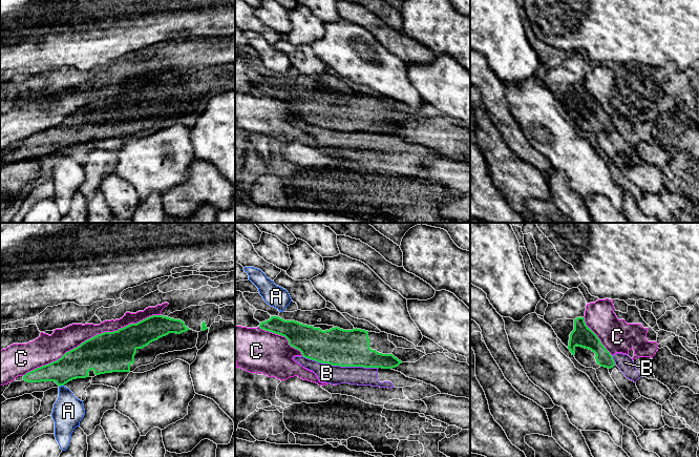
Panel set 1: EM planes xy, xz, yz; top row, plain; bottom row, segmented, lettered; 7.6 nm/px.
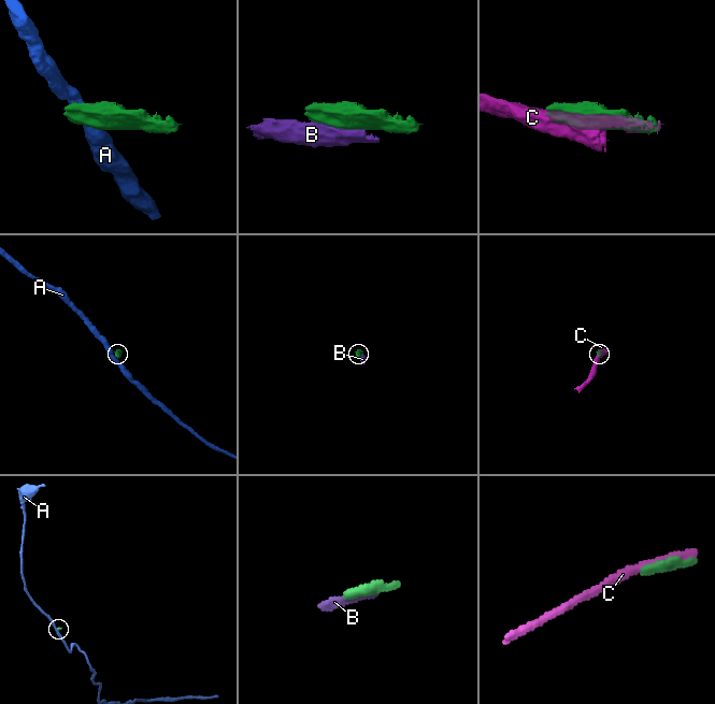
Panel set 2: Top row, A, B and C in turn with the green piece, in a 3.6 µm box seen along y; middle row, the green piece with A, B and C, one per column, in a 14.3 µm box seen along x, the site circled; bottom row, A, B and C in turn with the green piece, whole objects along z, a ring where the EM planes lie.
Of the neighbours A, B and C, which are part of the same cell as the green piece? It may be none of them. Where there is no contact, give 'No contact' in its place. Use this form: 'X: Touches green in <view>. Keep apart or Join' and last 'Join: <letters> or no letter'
A: Touches green in xy. Keep apart
B: Touches green in xz. Keep apart
C: Touches green in xy. Keep apart
Join: no letter

